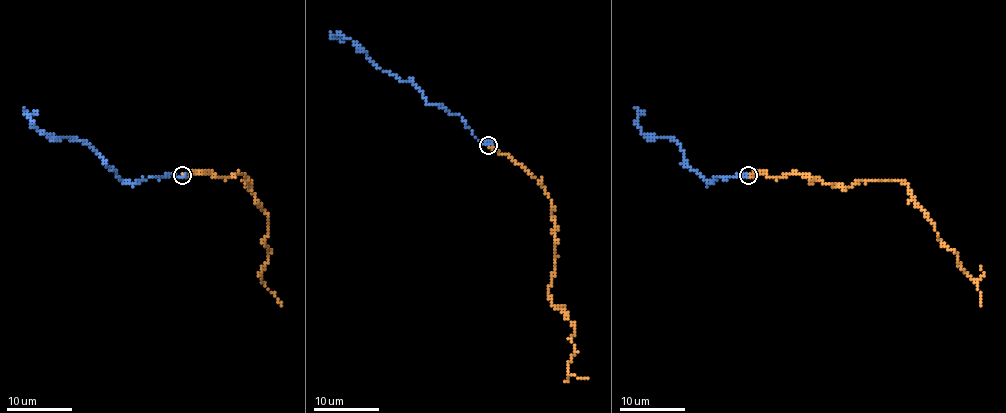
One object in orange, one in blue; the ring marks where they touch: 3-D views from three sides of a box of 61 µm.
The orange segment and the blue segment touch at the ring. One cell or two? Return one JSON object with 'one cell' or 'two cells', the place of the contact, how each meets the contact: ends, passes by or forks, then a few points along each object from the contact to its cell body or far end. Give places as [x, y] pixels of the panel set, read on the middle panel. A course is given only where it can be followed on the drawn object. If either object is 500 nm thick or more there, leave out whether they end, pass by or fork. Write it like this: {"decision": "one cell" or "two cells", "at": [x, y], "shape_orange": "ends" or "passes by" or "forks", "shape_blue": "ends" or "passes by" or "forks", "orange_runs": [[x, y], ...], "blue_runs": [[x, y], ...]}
{"decision": "one cell", "at": [488, 145], "shape_orange": "ends", "shape_blue": "ends", "orange_runs": [[488, 145], [527, 169], [552, 202], [550, 301], [575, 326], [568, 372], [588, 379]], "blue_runs": [[488, 145], [475, 136], [460, 115], [430, 104], [414, 82], [402, 82], [382, 71], [358, 46], [330, 33]]}

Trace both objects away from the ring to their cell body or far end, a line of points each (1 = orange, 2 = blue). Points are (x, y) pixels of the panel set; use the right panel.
1: (747, 174), (780, 178), (788, 173), (843, 186), (904, 181), (940, 242), (955, 252), (975, 281), (981, 305)
2: (747, 176), (718, 176), (706, 183), (685, 164), (685, 153), (673, 138), (648, 138), (640, 132), (635, 108)

